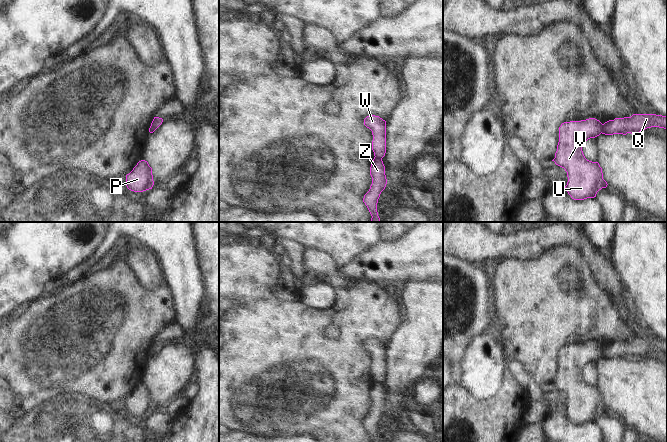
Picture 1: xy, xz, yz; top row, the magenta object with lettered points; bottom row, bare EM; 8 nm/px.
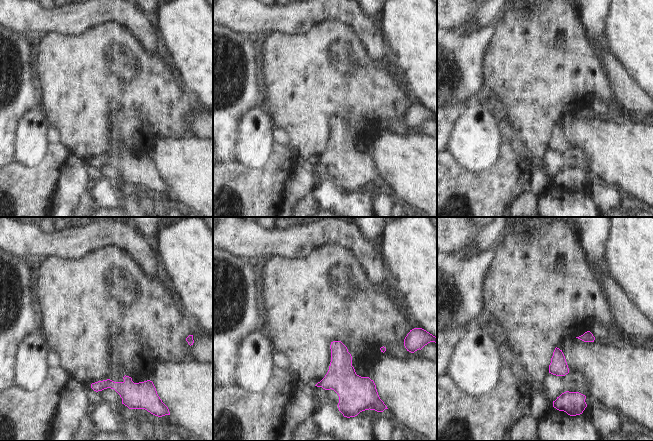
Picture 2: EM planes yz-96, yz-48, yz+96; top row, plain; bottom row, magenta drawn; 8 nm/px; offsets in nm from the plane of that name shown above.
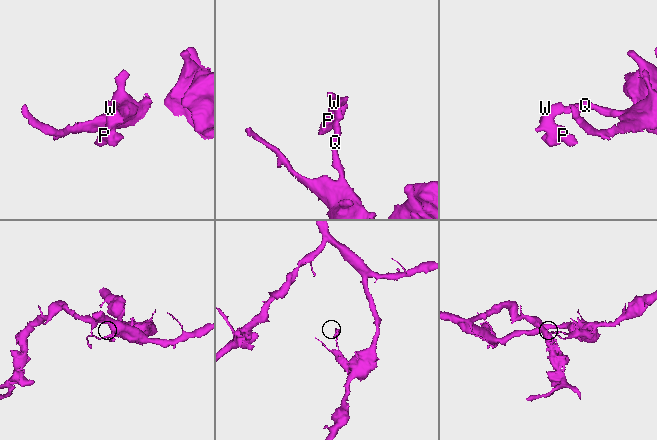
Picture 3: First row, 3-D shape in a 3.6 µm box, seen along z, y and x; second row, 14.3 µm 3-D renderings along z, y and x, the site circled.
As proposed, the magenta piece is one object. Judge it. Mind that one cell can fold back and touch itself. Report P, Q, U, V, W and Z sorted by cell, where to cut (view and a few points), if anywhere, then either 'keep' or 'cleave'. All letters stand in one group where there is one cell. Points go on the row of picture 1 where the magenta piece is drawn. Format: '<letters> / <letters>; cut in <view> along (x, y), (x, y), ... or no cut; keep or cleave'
P U V W / Q Z; cut in yz along (602, 124), (600, 132); cleave

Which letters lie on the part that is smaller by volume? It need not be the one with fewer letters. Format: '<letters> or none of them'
P, U, V, W

